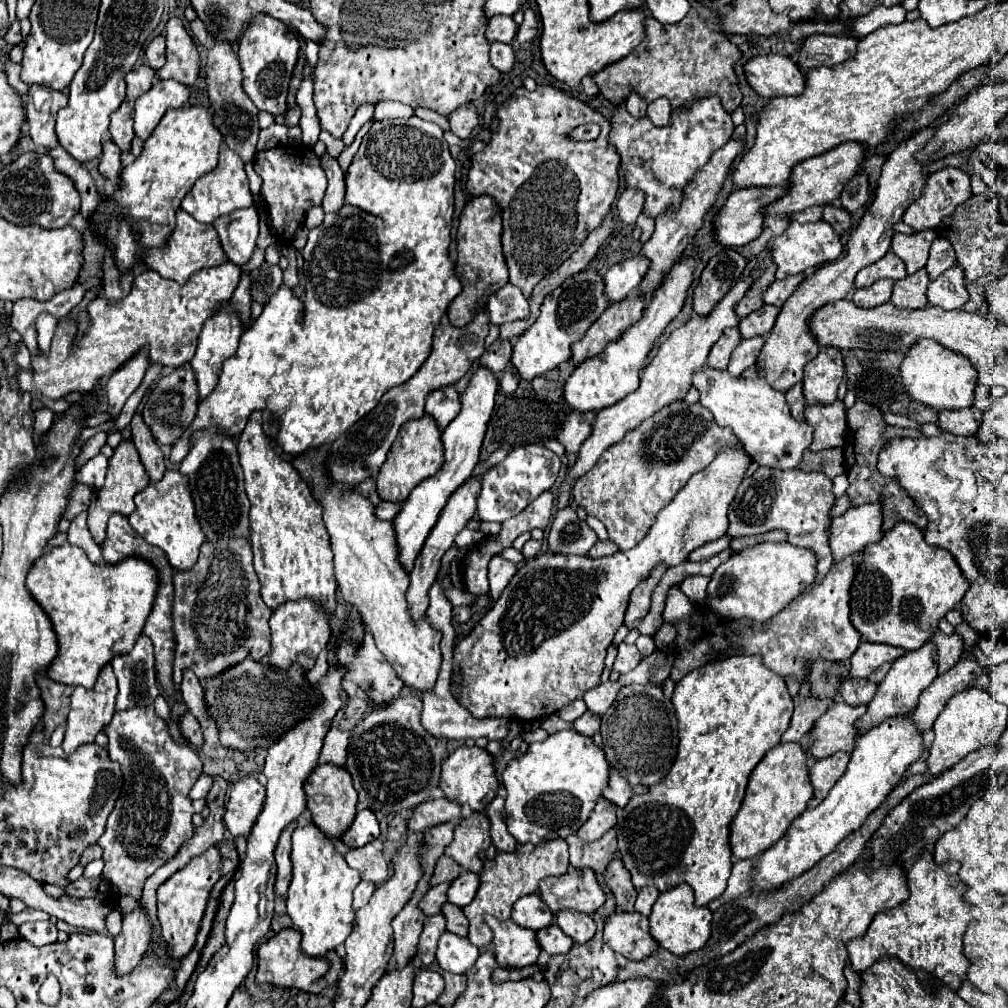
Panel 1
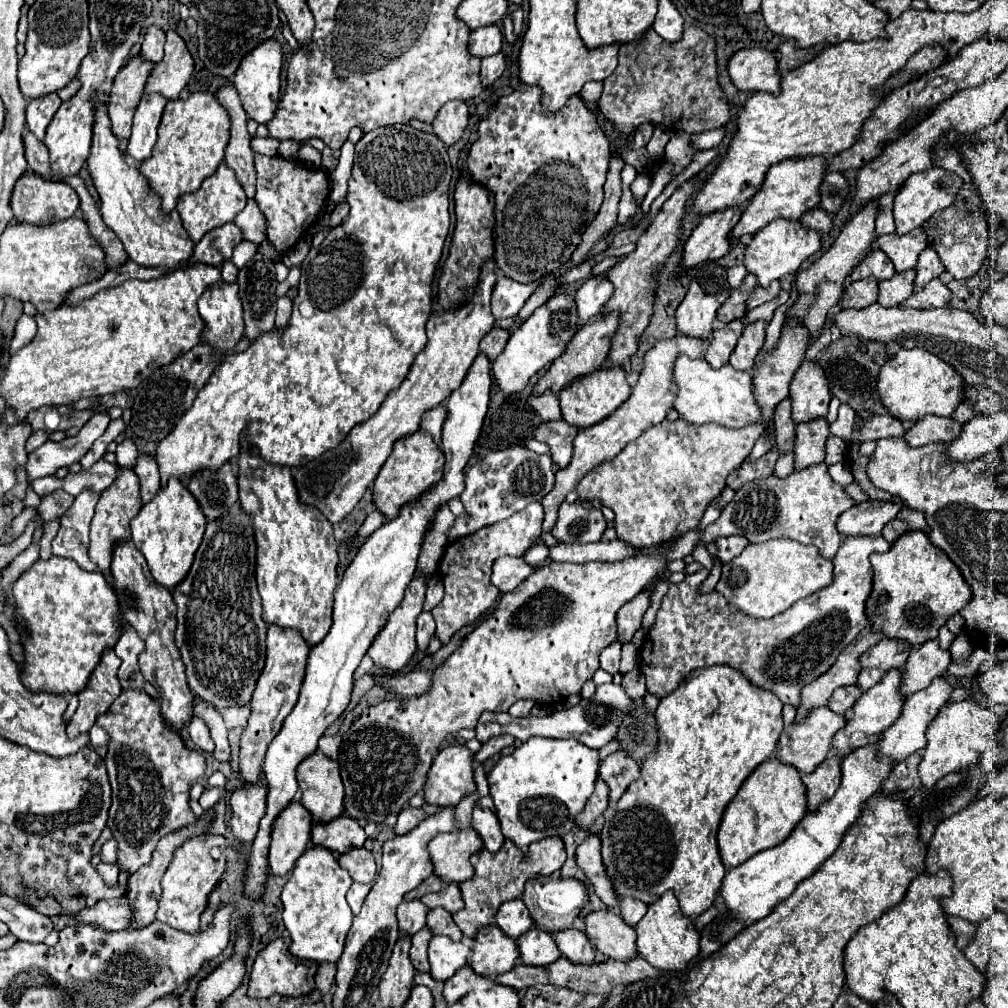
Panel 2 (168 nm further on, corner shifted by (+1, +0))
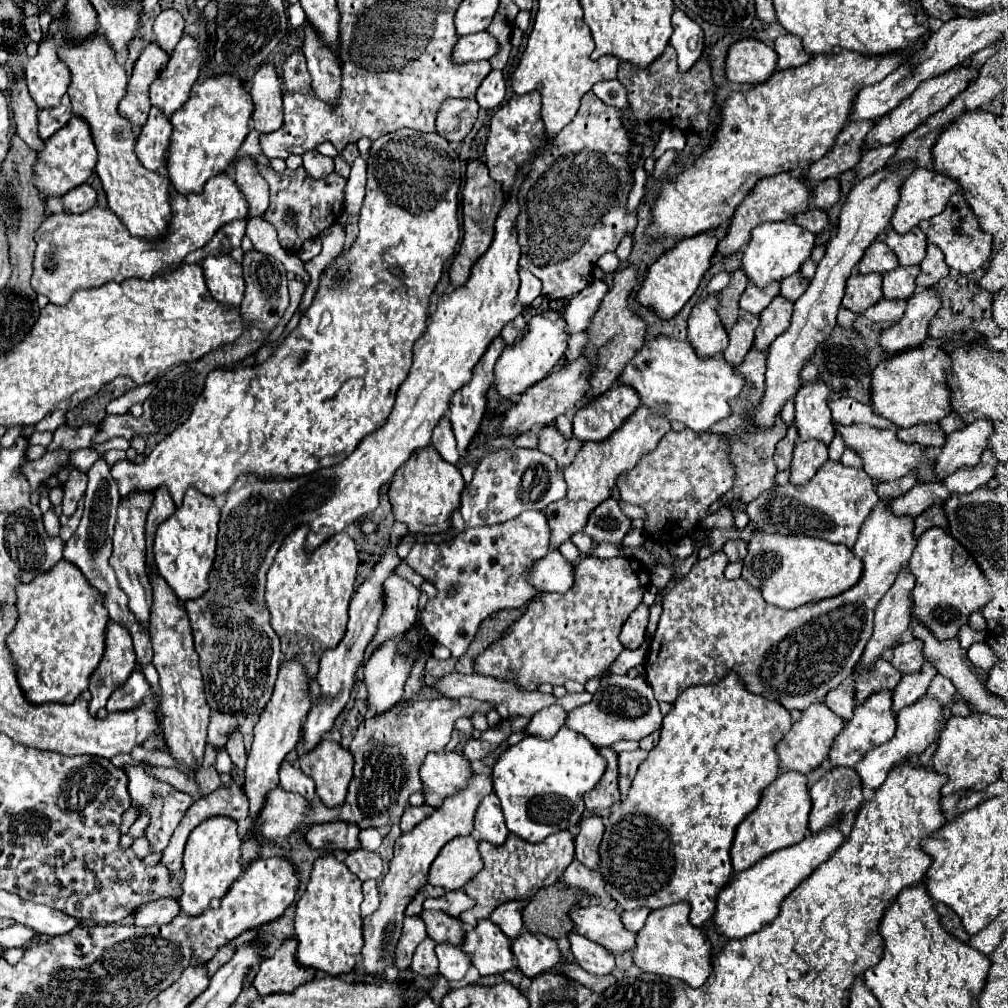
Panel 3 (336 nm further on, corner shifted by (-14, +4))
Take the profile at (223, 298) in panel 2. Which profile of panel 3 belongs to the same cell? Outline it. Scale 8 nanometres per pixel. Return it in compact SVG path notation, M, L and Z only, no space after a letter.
M207 256L203 260L203 272L211 296L231 308L239 308L243 302L243 270L231 256Z

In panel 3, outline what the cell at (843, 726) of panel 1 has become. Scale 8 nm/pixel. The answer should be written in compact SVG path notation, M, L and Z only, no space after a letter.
M815 702L811 708L803 710L803 716L799 722L793 724L793 728L783 736L779 742L779 758L781 766L787 770L797 770L801 774L809 774L815 768L819 768L827 760L827 752L831 750L831 744L835 736L845 728L845 720L835 716L831 708L827 708L825 702Z

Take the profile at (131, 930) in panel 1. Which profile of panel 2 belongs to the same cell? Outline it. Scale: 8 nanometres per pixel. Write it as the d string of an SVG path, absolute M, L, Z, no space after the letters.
M206 810L206 812L196 820L194 826L186 826L186 828L180 828L180 830L176 830L176 832L164 836L164 838L158 842L158 846L156 846L156 850L154 850L154 854L152 854L152 862L146 864L146 866L142 866L142 868L138 868L138 870L128 878L128 888L130 888L130 890L128 890L126 898L132 900L132 908L136 908L136 920L132 920L130 928L142 928L142 926L148 926L150 922L154 922L154 914L156 914L156 910L158 910L158 900L160 900L160 894L162 894L160 880L162 880L162 876L164 876L164 872L166 872L170 860L172 860L174 850L176 850L184 840L188 840L188 838L192 838L192 836L196 836L196 834L206 832L214 818L216 818L214 810Z

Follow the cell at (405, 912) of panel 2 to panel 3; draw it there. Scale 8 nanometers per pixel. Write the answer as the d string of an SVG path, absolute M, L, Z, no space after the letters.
M407 916L403 922L403 936L397 944L397 960L395 966L399 970L409 968L411 964L411 956L415 952L415 948L423 942L423 938L427 938L427 928L423 928L423 918L421 916Z

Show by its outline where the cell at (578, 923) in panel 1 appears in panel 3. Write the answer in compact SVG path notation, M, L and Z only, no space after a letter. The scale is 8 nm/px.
M577 932L569 934L569 942L571 942L571 952L575 956L575 962L597 976L603 974L611 974L615 968L615 958L611 952L607 952L607 948L587 940L585 936L579 936Z

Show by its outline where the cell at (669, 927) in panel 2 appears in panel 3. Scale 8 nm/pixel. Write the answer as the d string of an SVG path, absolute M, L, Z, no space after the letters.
M677 902L673 906L659 908L653 912L649 908L637 908L631 912L623 912L621 920L627 930L637 932L637 948L633 950L633 962L643 972L679 978L687 982L689 986L699 988L705 984L711 972L711 942L707 940L707 934L703 932L703 928L695 928L693 924L689 924L689 910L691 906L687 902Z

